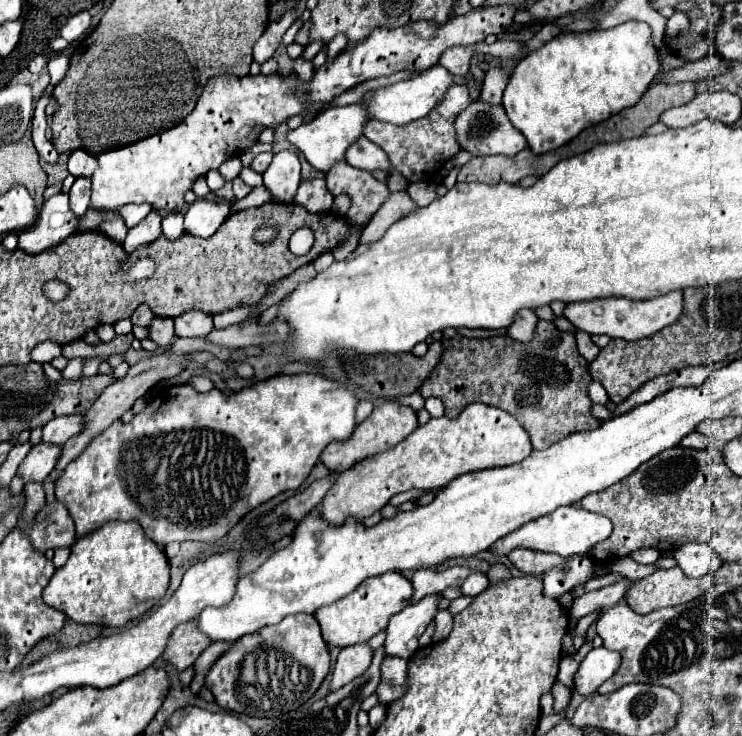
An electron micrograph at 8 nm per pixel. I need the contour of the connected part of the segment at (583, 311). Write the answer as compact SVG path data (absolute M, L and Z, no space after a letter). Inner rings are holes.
M681 291L667 293L649 301L631 301L625 297L603 297L595 301L577 301L571 305L565 305L563 315L573 323L575 329L581 329L589 335L609 335L609 337L621 337L625 341L635 341L649 337L663 327L675 323L679 315L683 313L683 295Z

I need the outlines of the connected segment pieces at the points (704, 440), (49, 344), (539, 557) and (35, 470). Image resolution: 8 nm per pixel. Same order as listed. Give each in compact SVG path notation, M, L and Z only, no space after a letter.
M693 431L689 433L687 437L683 437L683 441L679 443L681 447L691 447L691 449L709 449L709 437L699 433L699 431Z
M43 341L39 343L33 351L31 351L31 361L37 361L37 363L49 363L53 361L55 357L61 355L61 347L53 341Z
M515 549L509 555L509 561L523 573L527 575L543 575L555 567L565 565L565 559L553 553L537 553L537 551L529 551L529 549Z
M35 445L29 455L25 457L25 461L19 467L19 473L23 477L23 481L43 481L51 469L55 469L55 461L59 461L59 449L63 449L61 445Z

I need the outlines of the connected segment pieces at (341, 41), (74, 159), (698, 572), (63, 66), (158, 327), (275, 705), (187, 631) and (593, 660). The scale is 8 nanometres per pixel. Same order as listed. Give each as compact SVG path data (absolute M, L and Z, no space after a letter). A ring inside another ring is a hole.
M337 33L331 41L329 41L329 53L327 53L327 59L333 59L337 53L339 53L339 49L343 51L343 45L347 45L347 35L345 33Z
M85 149L69 155L69 173L73 177L91 177L97 167L97 159L91 157Z
M685 543L675 549L673 557L687 577L703 577L721 567L719 555L707 543Z
M57 55L57 57L53 57L49 63L47 63L47 69L49 69L49 75L51 75L51 85L57 85L63 77L65 77L65 73L67 73L67 67L69 67L69 55Z
M155 317L147 329L149 329L149 339L153 339L159 347L169 347L175 337L173 321L165 317Z
M297 613L279 625L267 625L259 633L241 637L207 673L205 685L221 709L249 717L281 717L309 701L331 669L327 643L313 615Z
M197 619L187 621L183 625L179 625L169 643L167 649L163 653L163 659L169 661L171 665L175 665L179 671L191 667L195 663L195 659L203 653L203 649L207 649L211 643L207 641L205 633L199 633L199 625Z
M605 647L591 649L577 673L575 673L575 691L579 695L593 695L601 683L605 683L621 665L621 655L617 651L609 651Z

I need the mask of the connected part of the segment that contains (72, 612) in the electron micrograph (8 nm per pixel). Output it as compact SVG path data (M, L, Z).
M107 521L87 537L81 537L71 547L67 563L55 571L51 583L43 591L43 601L53 609L61 609L69 619L79 623L123 627L155 607L169 587L169 561L159 545L143 535L135 521Z

